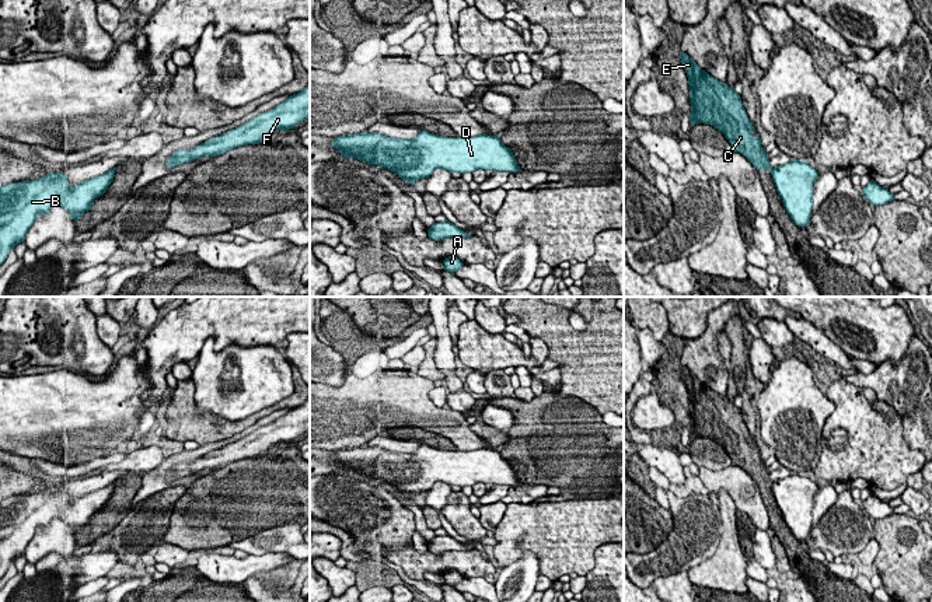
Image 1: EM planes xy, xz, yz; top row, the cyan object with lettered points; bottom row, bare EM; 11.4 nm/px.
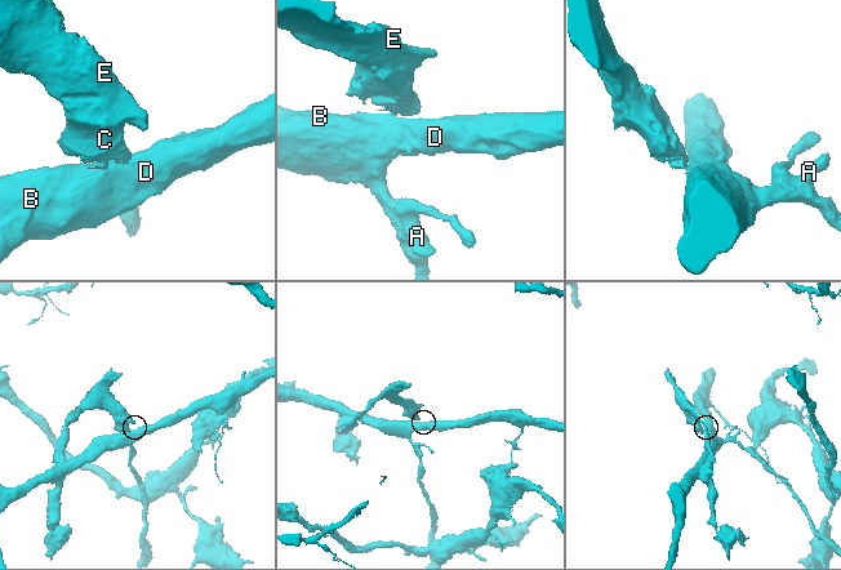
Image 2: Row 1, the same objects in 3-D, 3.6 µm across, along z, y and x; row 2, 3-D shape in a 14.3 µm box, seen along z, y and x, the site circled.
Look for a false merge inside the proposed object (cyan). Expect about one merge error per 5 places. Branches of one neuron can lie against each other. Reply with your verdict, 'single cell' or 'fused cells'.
fused cells

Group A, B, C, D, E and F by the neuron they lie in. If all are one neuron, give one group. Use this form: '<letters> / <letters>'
A B D F / C E

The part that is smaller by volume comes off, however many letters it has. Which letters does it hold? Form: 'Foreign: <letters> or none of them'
Foreign: C, E

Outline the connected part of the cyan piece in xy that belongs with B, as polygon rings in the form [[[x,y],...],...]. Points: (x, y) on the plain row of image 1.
[[[115,482],[87,493],[73,501],[67,498],[66,487],[49,486],[39,493],[8,497],[0,501],[0,578],[8,566],[35,538],[38,529],[49,526],[53,518],[60,518],[74,535],[91,524],[92,515],[102,510],[115,490]]]

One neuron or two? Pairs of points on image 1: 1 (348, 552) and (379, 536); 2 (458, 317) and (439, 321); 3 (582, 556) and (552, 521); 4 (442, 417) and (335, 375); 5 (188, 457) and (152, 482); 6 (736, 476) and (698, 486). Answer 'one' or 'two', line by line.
1: two
2: two
3: one
4: two
5: one
6: two

